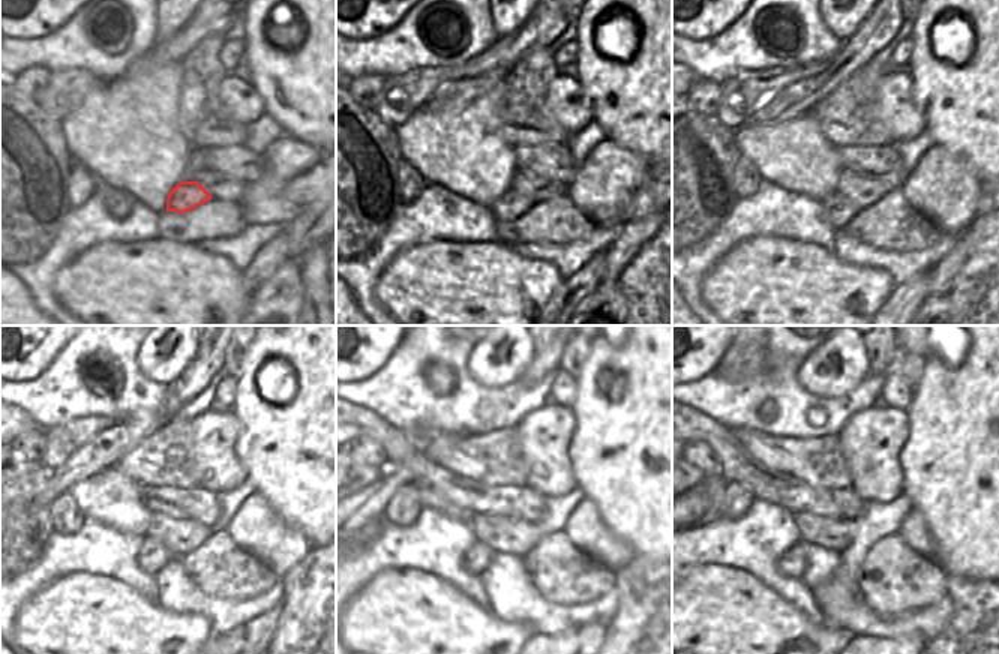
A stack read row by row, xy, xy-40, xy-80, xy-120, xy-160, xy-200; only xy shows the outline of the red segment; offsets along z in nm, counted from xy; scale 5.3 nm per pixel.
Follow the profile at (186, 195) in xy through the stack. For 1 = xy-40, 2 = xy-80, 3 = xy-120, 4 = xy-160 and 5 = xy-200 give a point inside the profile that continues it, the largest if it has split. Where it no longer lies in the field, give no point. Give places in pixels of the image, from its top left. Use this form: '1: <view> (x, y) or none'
1: xy-40 (510, 206)
2: xy-80 (837, 209)
3: xy-120 (152, 557)
4: xy-160 (479, 557)
5: xy-200 (792, 564)

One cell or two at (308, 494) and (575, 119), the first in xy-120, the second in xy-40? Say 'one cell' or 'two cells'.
two cells

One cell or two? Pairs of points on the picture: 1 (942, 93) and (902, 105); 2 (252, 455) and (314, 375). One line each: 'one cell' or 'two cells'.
1: two cells
2: one cell

